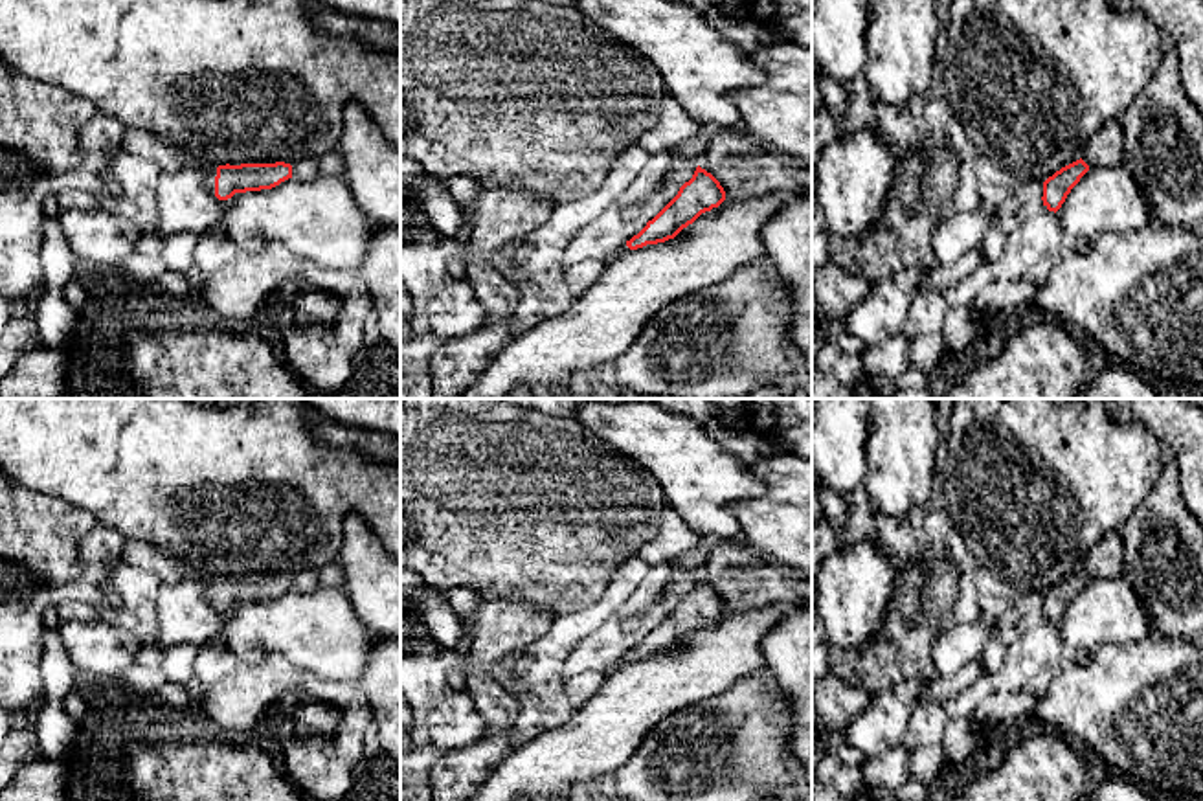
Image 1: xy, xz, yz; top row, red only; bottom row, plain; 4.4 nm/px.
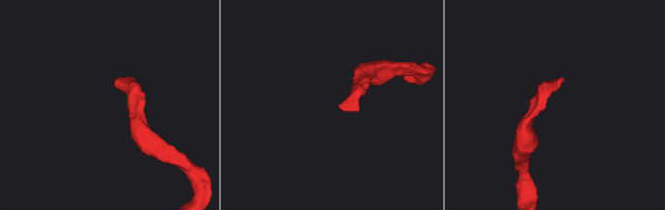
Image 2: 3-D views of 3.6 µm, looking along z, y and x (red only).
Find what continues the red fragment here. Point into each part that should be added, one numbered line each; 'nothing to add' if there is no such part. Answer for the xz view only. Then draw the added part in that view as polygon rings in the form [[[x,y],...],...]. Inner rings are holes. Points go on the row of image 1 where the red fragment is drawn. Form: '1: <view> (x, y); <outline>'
nothing to add

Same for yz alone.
1: yz (1104, 149); [[[1119,119],[1107,121],[1089,138],[1082,160],[1089,169],[1117,167],[1124,162],[1124,130]]]

